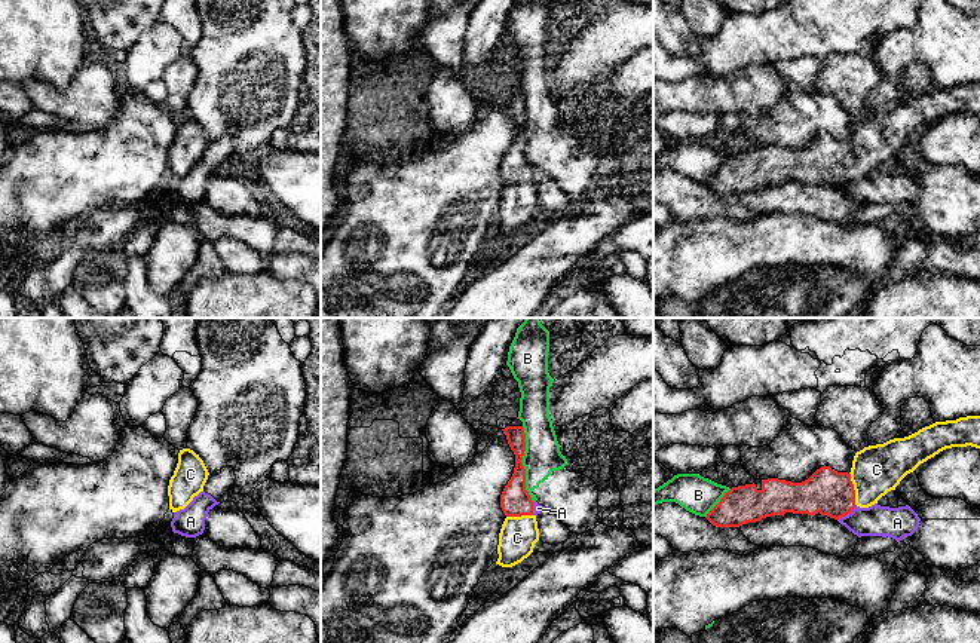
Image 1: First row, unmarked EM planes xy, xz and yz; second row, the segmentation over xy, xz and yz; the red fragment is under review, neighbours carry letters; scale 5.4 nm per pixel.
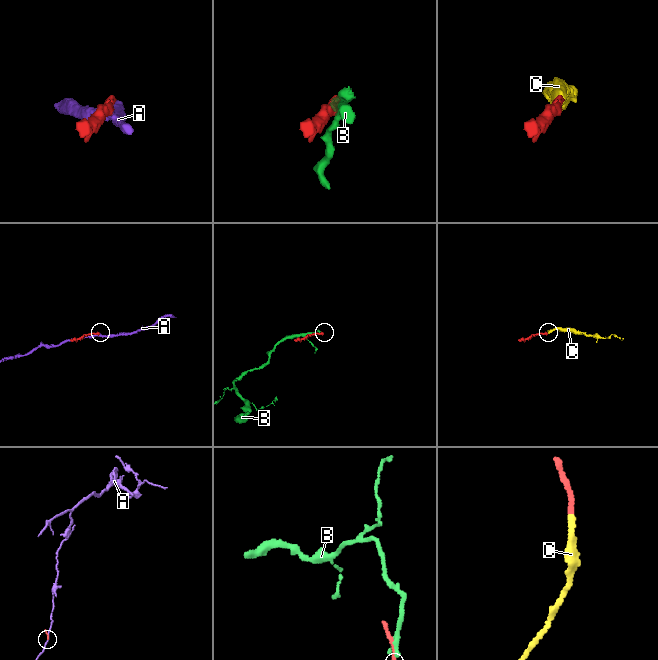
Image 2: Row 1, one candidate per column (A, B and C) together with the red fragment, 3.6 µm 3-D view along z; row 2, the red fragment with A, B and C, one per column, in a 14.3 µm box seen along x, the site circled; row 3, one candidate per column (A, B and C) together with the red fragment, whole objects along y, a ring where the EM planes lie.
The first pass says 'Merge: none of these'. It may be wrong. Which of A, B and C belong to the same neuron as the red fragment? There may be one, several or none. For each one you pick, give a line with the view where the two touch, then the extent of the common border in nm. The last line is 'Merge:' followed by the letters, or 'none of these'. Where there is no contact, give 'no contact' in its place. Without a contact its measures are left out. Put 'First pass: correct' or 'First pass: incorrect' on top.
First pass: incorrect
C: contact in yz; length 180 nm
Merge: C

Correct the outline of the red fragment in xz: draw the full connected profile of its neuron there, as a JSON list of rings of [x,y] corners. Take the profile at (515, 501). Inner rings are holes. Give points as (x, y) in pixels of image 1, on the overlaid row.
[[[506,426],[502,431],[515,454],[515,468],[500,495],[500,508],[506,518],[499,533],[496,564],[512,567],[533,552],[539,541],[539,529],[533,514],[533,500],[526,490],[526,469],[521,462],[526,451],[524,428]]]

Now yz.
[[[980,416],[935,422],[909,437],[864,447],[855,453],[849,474],[837,472],[824,465],[802,483],[768,478],[762,480],[760,490],[754,483],[732,487],[705,518],[716,527],[739,527],[747,523],[756,523],[762,518],[783,515],[785,512],[808,515],[820,512],[821,515],[839,520],[851,514],[855,506],[869,508],[878,503],[882,496],[895,490],[907,474],[913,472],[921,463],[940,451],[967,445],[980,448]]]

